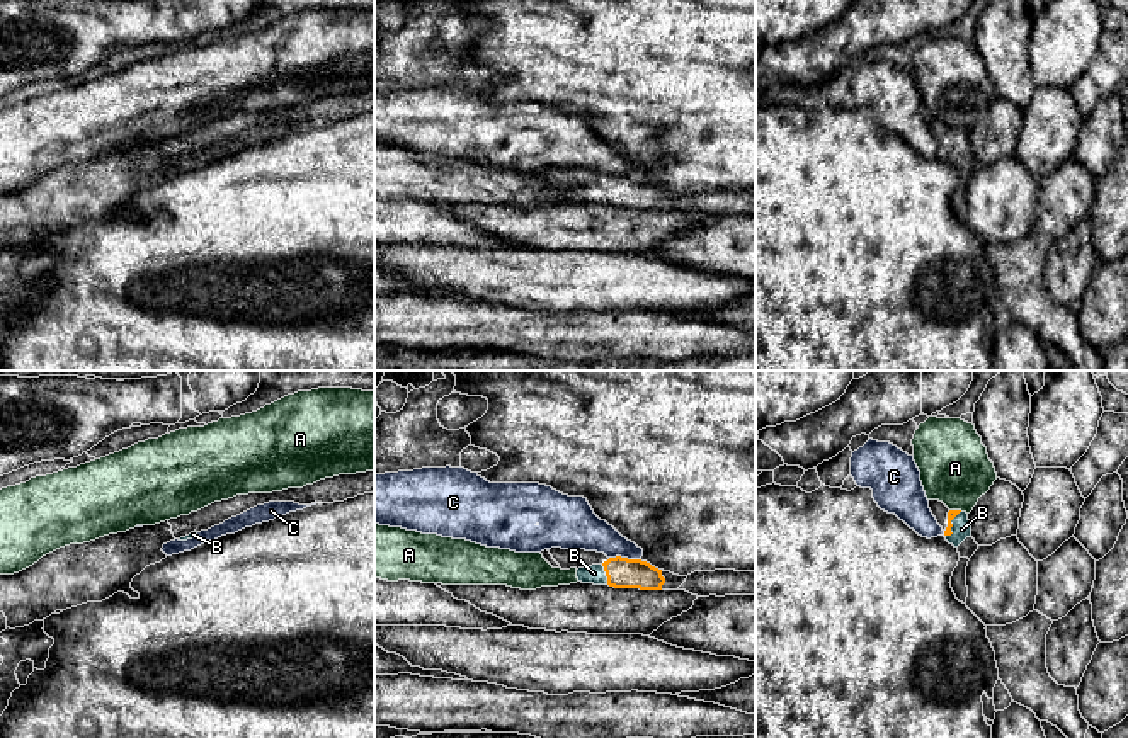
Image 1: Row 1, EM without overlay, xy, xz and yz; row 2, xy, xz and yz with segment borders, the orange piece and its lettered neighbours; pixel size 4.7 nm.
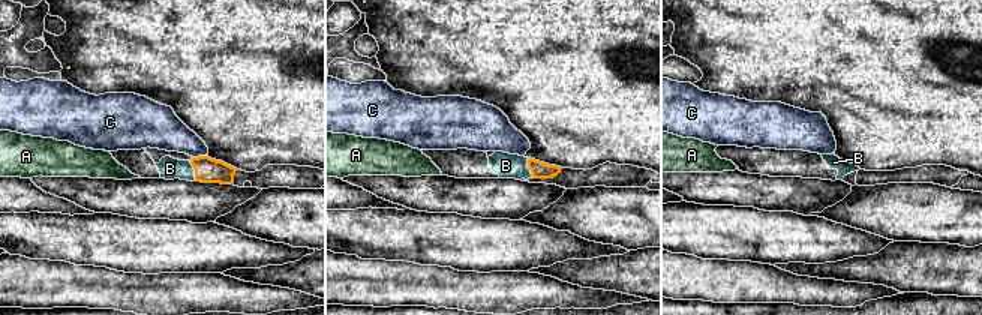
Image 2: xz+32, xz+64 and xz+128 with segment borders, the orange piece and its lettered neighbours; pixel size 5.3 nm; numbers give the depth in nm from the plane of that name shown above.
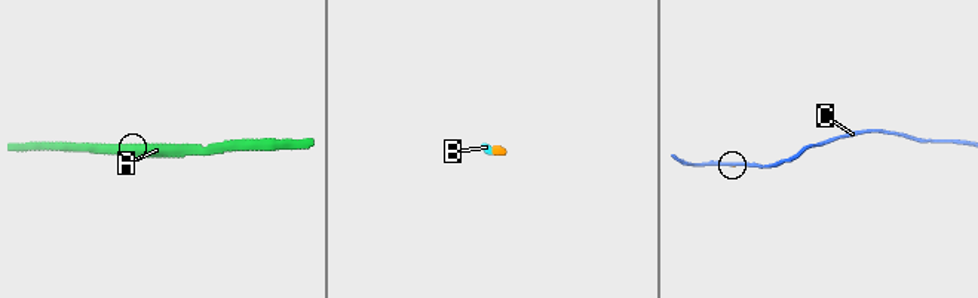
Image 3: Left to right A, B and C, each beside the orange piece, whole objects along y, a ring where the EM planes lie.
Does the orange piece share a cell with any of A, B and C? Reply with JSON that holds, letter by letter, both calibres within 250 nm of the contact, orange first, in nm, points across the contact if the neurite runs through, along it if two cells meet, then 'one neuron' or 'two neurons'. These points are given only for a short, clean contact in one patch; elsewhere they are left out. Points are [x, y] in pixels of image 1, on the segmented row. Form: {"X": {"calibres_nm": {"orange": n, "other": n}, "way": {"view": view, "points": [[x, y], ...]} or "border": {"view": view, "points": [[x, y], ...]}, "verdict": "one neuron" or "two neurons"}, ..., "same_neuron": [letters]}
{"A": {"calibres_nm": {"orange": 50, "other": 340}, "border": {"view": "yz", "points": [[950, 509], [962, 510]]}, "verdict": "two neurons"}, "B": {"calibres_nm": {"orange": 50, "other": 90}, "verdict": "one neuron"}, "C": {"calibres_nm": {"orange": 140, "other": 190}, "border": {"view": "xz", "points": [[609, 556], [638, 560]]}, "verdict": "two neurons"}, "same_neuron": ["B"]}

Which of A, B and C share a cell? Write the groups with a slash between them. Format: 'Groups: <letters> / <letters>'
Groups: A / B / C

